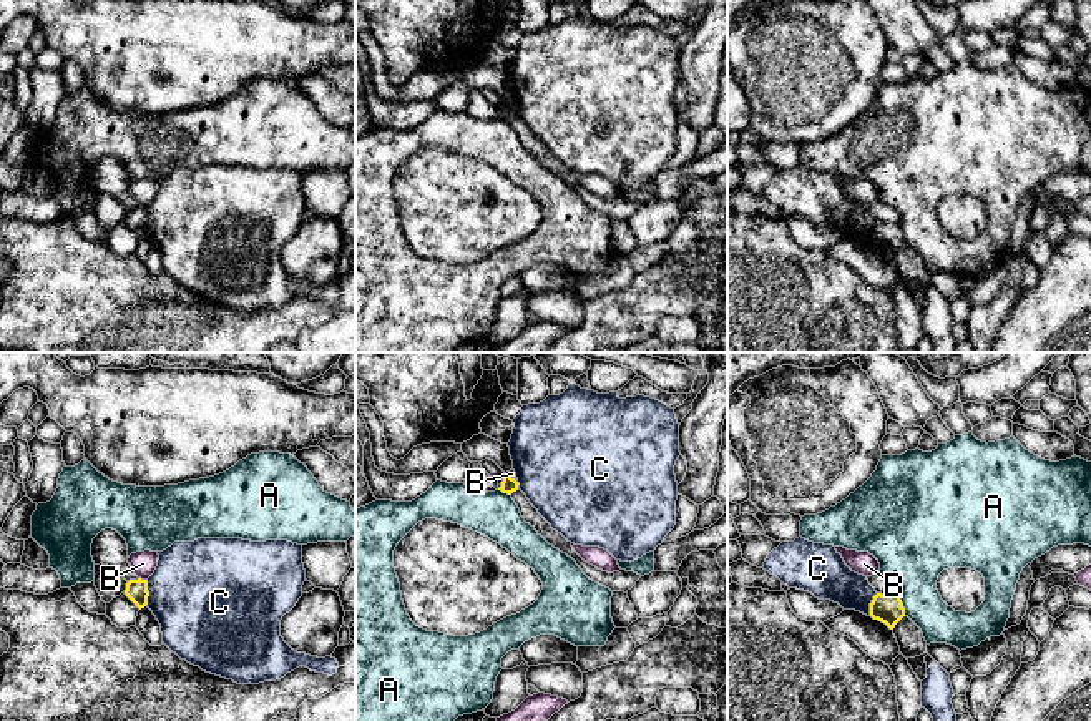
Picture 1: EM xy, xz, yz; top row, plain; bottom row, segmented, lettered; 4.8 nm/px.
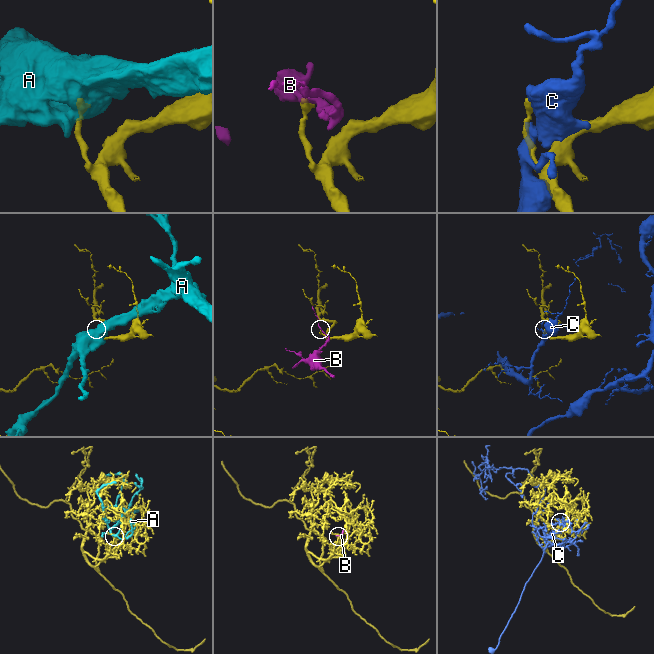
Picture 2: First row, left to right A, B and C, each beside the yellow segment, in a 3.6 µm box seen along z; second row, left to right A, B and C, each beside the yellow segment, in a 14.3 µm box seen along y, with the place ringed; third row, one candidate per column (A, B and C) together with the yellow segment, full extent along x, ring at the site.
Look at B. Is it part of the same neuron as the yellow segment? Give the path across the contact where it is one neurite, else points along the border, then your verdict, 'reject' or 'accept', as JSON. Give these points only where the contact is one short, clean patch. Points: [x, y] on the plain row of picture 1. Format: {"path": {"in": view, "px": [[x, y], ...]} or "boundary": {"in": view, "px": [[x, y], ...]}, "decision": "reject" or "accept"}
{"boundary": {"in": "xy", "px": [[138, 205], [146, 208]]}, "decision": "reject"}

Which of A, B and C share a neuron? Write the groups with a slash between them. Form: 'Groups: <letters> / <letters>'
Groups: A / B / C

